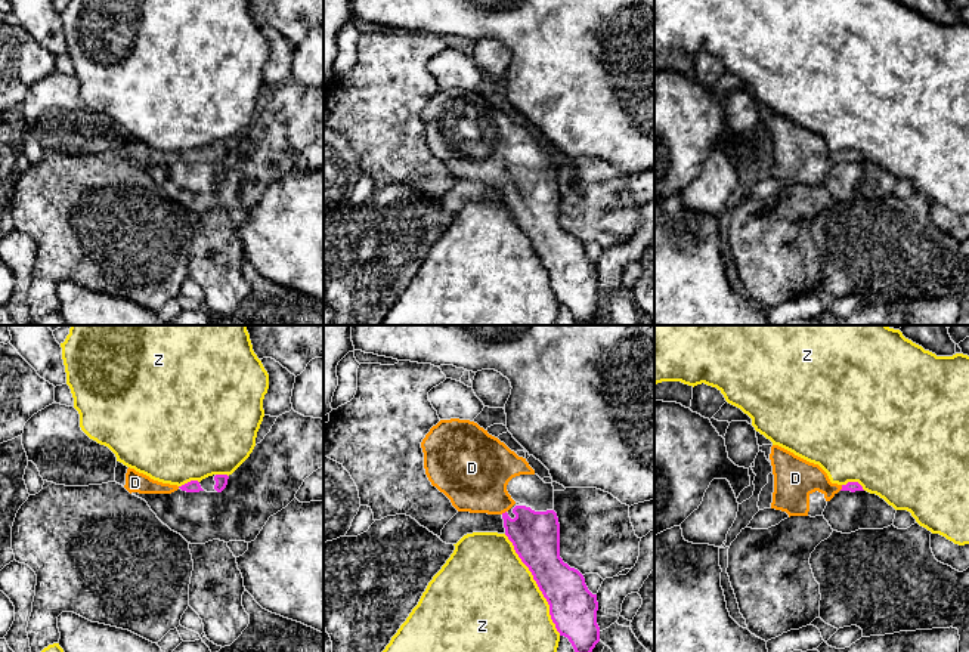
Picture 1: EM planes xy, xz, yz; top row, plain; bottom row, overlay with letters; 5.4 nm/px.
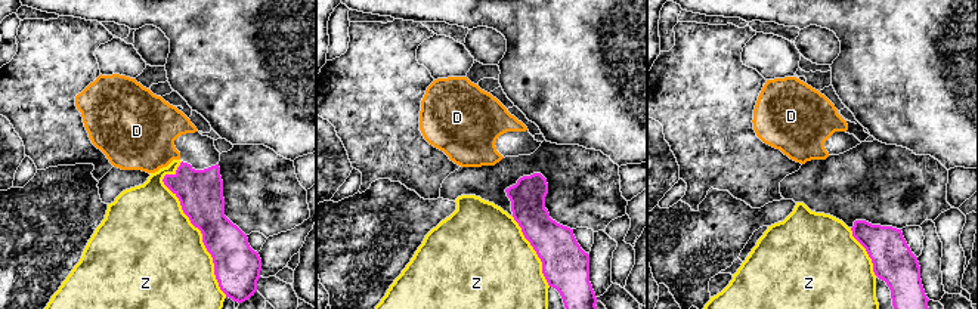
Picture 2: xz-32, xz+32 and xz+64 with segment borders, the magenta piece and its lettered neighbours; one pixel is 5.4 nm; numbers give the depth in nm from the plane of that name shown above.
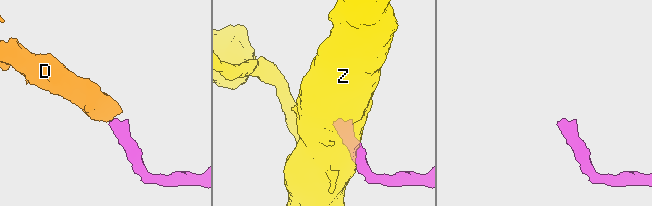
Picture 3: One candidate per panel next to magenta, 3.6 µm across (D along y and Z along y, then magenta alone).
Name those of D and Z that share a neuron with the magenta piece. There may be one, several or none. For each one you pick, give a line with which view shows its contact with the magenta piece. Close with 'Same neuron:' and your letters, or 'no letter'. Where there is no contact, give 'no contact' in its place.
D: meets magenta in yz
Same neuron: D

